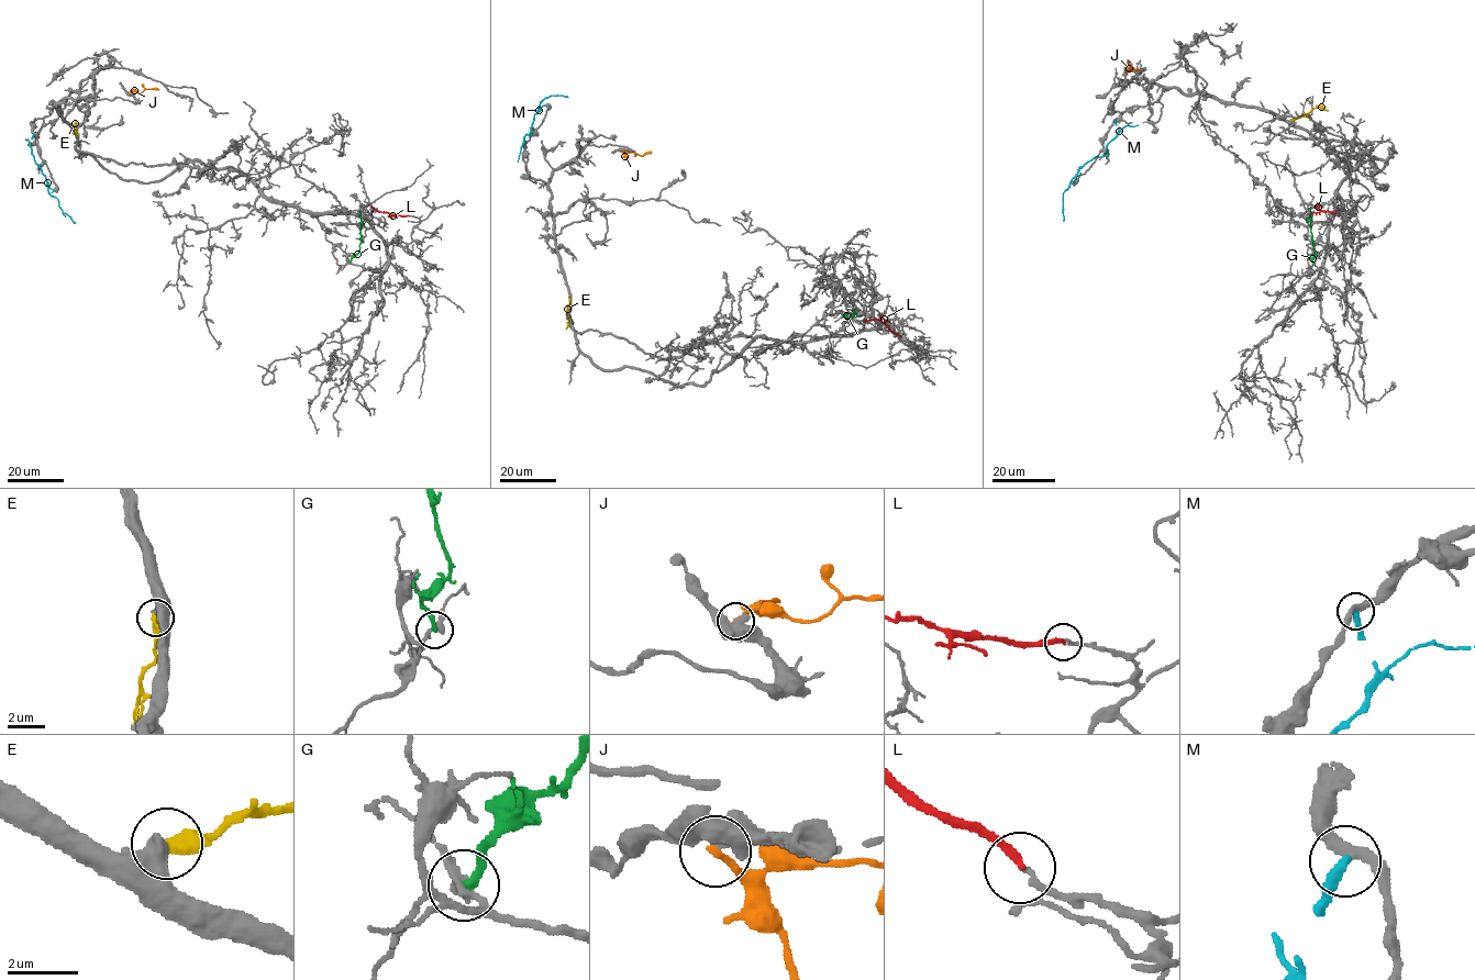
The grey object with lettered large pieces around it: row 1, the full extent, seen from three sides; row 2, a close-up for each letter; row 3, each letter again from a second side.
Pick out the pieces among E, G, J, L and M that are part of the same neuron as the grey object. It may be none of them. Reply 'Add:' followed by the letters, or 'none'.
Add: none

